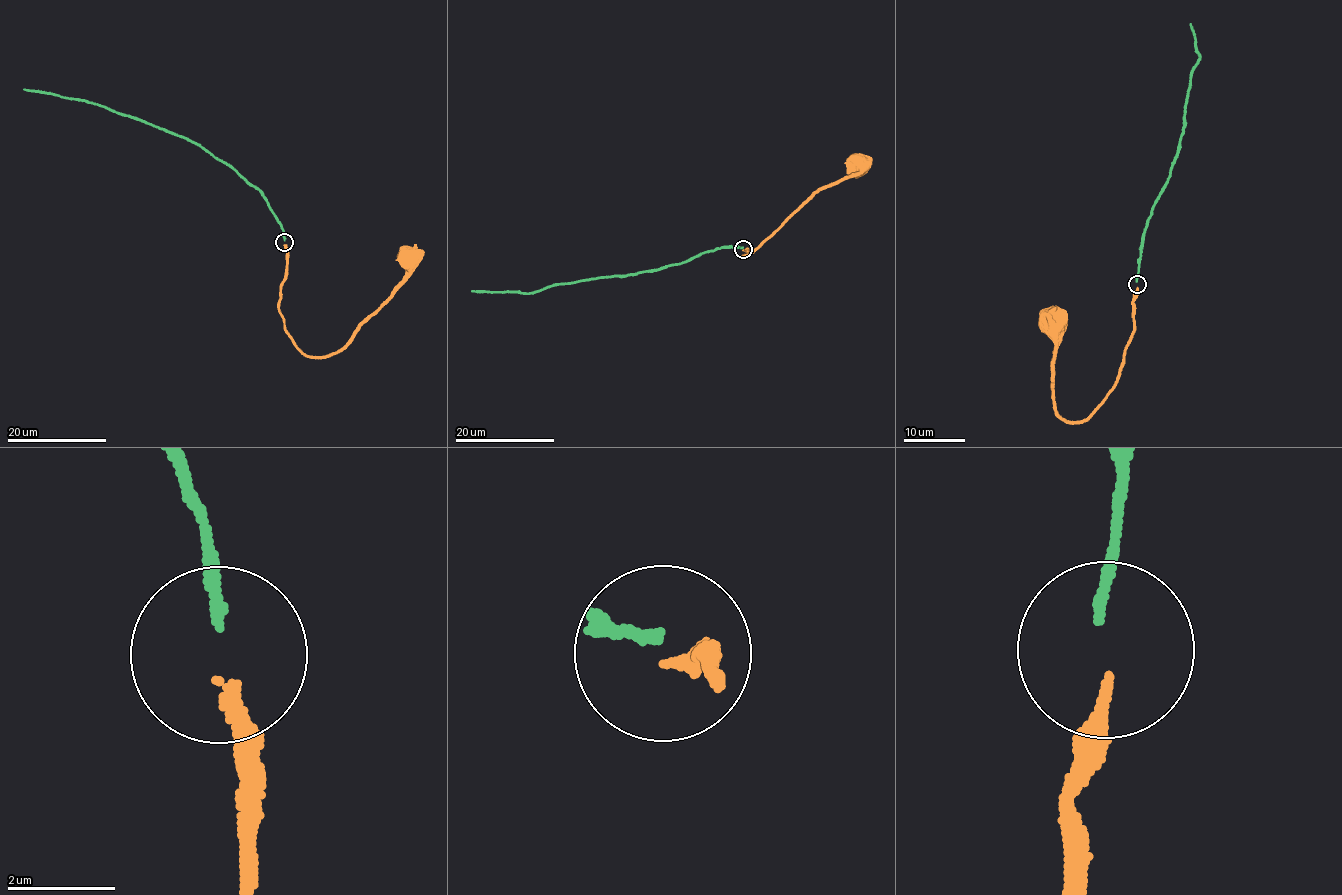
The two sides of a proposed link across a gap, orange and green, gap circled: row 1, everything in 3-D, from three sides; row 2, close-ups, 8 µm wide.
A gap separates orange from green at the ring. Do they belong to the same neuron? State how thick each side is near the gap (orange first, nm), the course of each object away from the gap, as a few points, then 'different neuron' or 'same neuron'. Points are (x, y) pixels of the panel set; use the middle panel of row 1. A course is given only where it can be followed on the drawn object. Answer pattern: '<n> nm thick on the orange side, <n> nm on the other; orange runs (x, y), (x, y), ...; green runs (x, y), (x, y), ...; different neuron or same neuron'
220 nm thick on the orange side, 170 nm on the other; orange runs (743, 250), (749, 255), (742, 255), (744, 257), (750, 255), (813, 193), (859, 172), (857, 166); green runs (743, 248), (716, 248), (660, 270), (557, 284), (533, 292), (472, 291); different neuron

